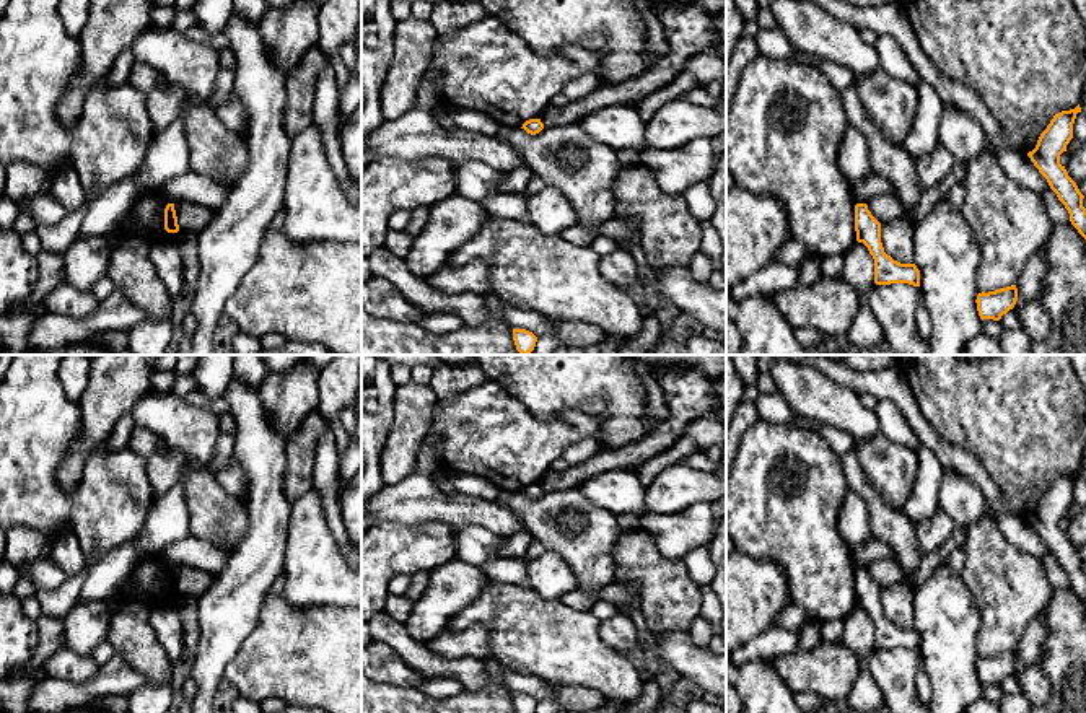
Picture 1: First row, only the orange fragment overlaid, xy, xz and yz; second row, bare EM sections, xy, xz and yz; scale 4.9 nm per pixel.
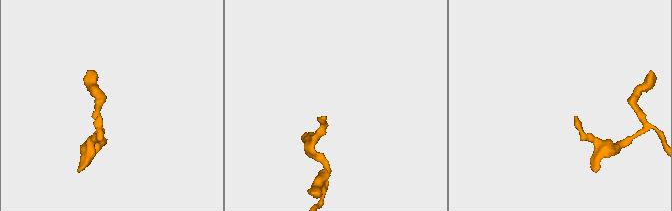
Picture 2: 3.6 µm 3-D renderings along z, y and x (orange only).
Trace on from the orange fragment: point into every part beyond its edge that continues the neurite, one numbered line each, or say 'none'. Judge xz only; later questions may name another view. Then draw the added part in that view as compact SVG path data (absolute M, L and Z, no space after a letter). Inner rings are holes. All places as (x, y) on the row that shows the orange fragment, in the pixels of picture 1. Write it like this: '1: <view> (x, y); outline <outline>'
none

